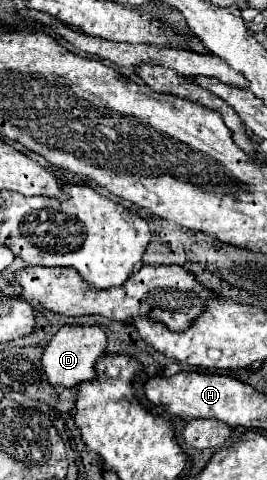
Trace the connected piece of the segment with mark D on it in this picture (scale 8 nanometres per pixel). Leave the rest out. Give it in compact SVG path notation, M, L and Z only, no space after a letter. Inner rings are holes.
M64 325L48 343L42 355L42 365L48 375L48 381L52 385L64 385L64 387L74 387L80 385L82 381L90 381L96 377L94 363L100 355L106 351L106 333L92 325L92 327L74 327L74 325Z

